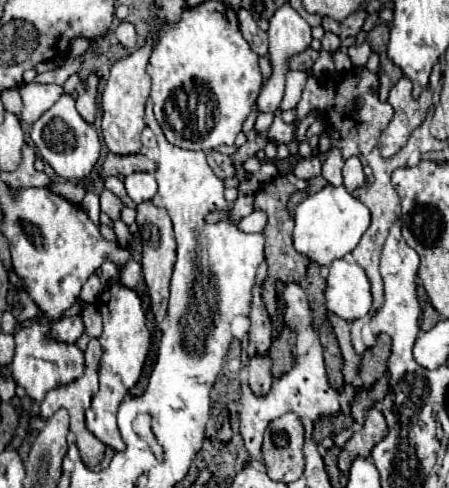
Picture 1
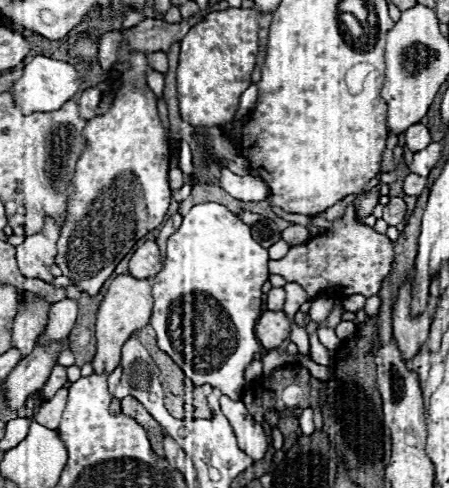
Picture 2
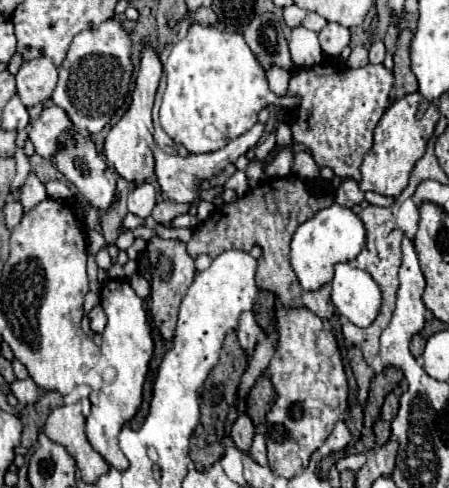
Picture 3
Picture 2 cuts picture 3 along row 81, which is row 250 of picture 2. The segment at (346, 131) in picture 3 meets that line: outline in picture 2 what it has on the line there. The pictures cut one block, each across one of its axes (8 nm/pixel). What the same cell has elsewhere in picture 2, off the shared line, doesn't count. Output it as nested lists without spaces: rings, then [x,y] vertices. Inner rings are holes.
[[[346,206],[344,216],[334,220],[332,228],[310,238],[302,246],[292,246],[282,260],[269,260],[268,268],[270,274],[280,274],[286,282],[300,284],[306,290],[308,300],[312,300],[320,292],[330,296],[378,294],[382,280],[390,274],[392,262],[394,250],[386,234],[380,234],[372,226],[358,222],[354,208]]]

